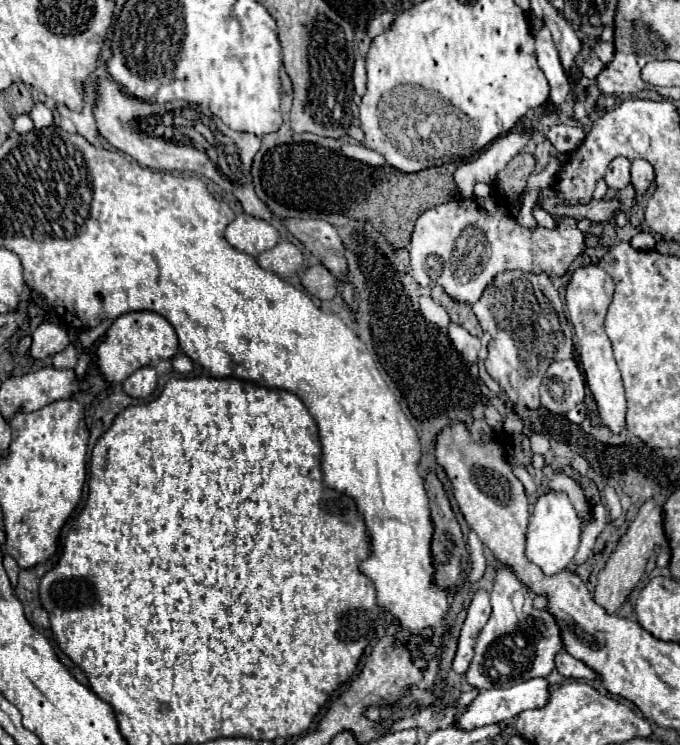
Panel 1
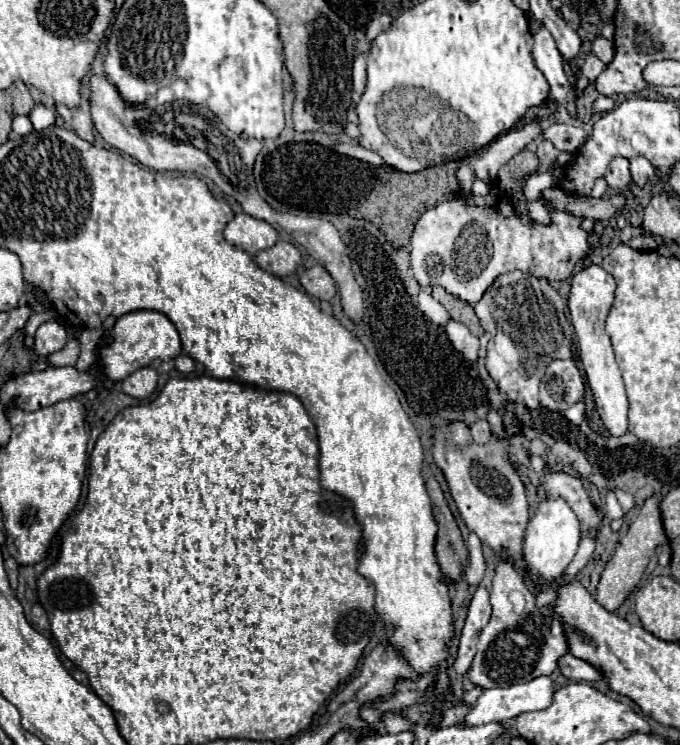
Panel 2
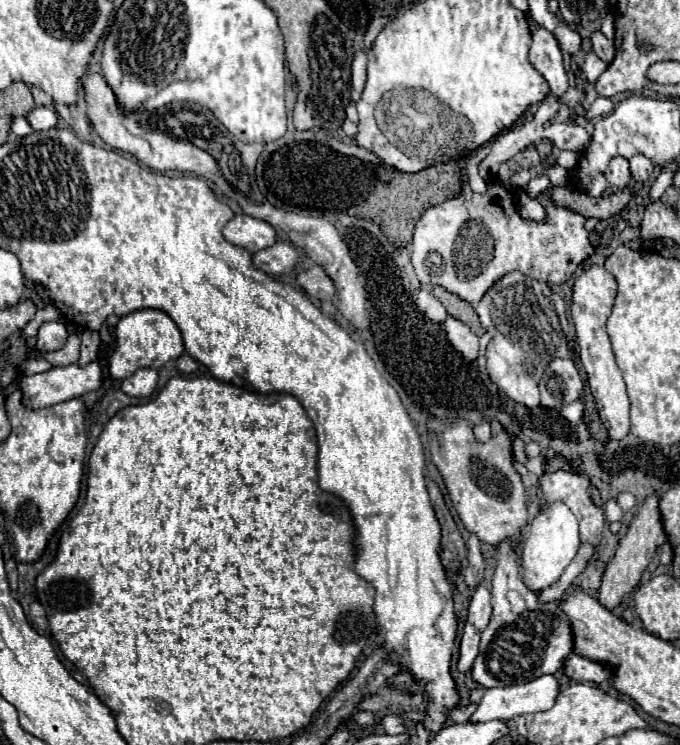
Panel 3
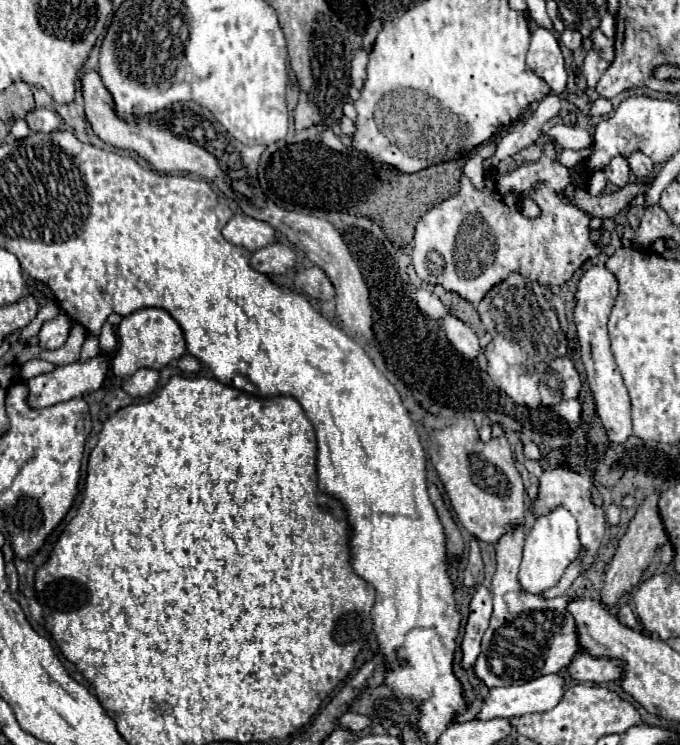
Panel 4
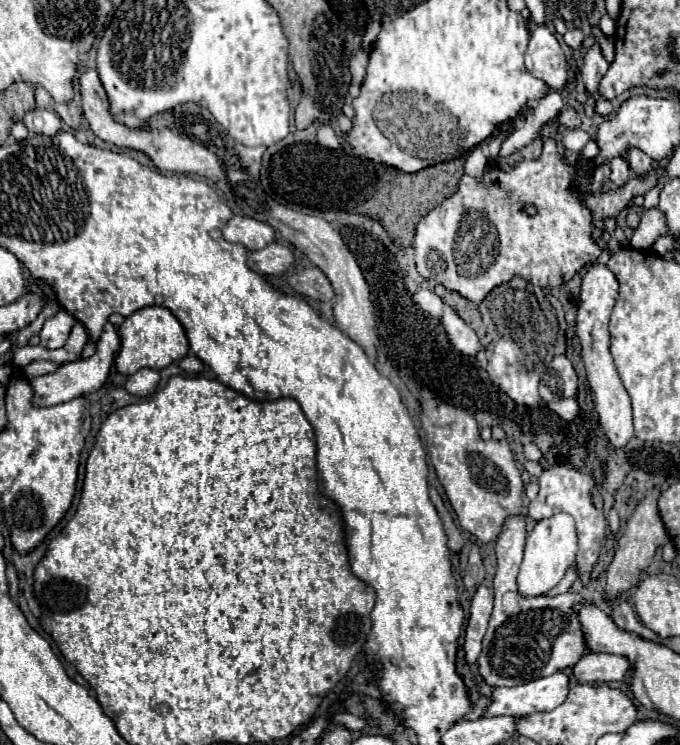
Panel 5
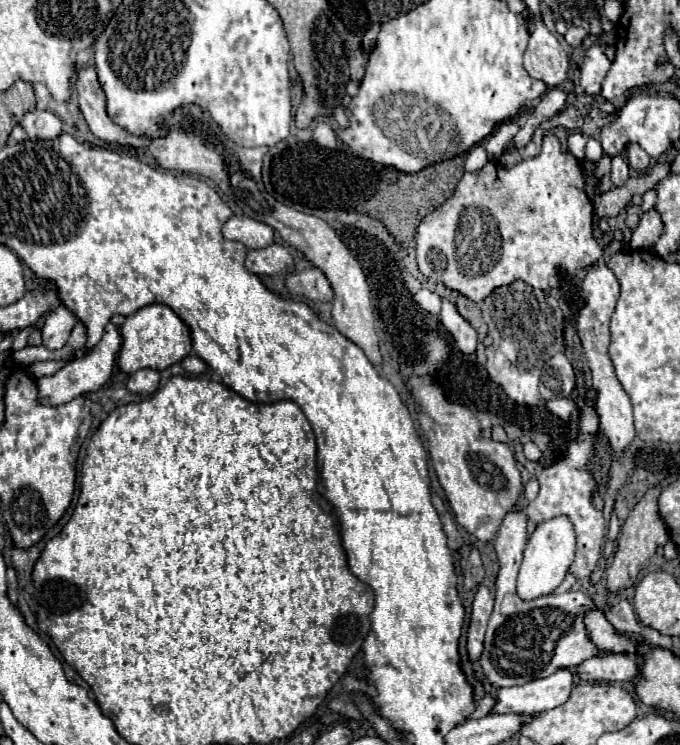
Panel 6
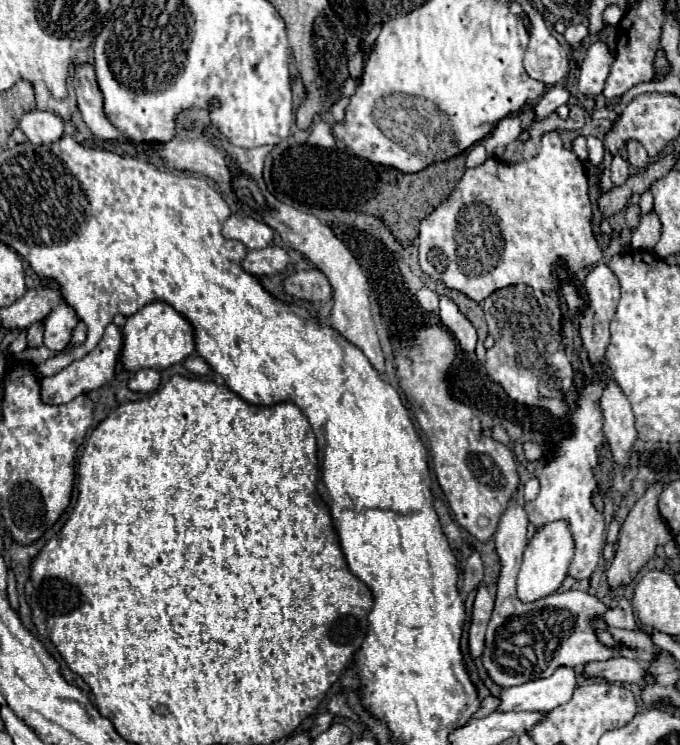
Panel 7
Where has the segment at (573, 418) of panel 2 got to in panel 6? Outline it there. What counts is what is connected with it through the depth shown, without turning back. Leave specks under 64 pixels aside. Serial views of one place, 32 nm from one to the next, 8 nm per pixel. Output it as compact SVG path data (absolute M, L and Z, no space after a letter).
M554 398L554 400L548 400L548 402L544 400L544 406L552 414L556 414L560 418L566 418L566 420L571 419L578 410L576 403L568 400L568 398Z

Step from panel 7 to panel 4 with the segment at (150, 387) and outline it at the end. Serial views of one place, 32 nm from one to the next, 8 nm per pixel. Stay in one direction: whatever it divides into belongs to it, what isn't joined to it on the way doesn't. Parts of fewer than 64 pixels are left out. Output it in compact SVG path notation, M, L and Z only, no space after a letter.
M140 368L124 382L122 388L130 396L150 396L156 390L156 384L158 384L158 372L152 368Z

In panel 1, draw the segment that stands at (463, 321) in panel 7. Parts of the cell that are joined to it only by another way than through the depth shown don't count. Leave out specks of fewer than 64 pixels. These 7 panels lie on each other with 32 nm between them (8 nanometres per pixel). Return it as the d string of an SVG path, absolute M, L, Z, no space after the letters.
M450 322L448 326L448 338L452 340L454 348L462 354L466 364L476 364L478 360L478 350L480 350L480 340L472 336L464 326Z

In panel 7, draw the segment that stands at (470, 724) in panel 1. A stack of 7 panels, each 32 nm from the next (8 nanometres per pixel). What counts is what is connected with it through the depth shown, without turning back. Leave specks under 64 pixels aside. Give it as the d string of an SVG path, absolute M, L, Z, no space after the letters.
M558 668L550 678L530 680L522 686L504 688L500 694L502 712L512 710L536 710L550 712L556 706L566 704L576 690L576 672L572 668Z

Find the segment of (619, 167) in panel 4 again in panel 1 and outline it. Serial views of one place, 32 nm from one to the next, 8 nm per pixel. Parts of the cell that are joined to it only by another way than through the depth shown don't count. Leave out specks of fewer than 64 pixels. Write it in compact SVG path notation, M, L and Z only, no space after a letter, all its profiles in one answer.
M614 158L608 166L608 172L604 176L606 184L614 190L622 190L630 184L630 160L628 158Z

